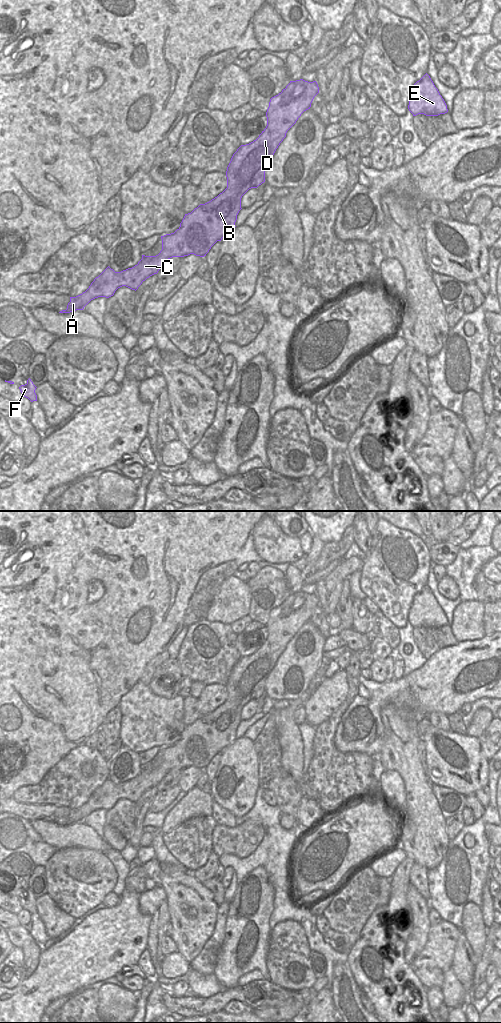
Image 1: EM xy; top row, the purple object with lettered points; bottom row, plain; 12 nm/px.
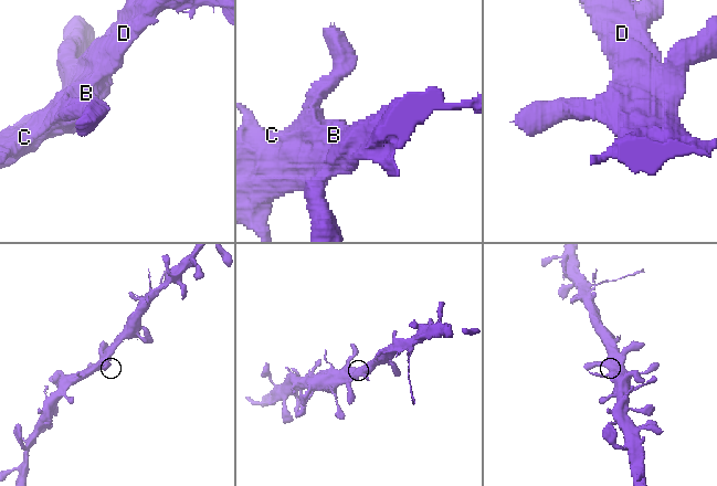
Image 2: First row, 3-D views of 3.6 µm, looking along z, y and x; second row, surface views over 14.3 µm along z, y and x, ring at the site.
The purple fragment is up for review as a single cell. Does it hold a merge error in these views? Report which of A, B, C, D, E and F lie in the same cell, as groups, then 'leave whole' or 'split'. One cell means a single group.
A B C D E F | leave whole

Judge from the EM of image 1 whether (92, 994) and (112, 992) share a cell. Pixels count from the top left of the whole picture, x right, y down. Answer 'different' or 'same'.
different

